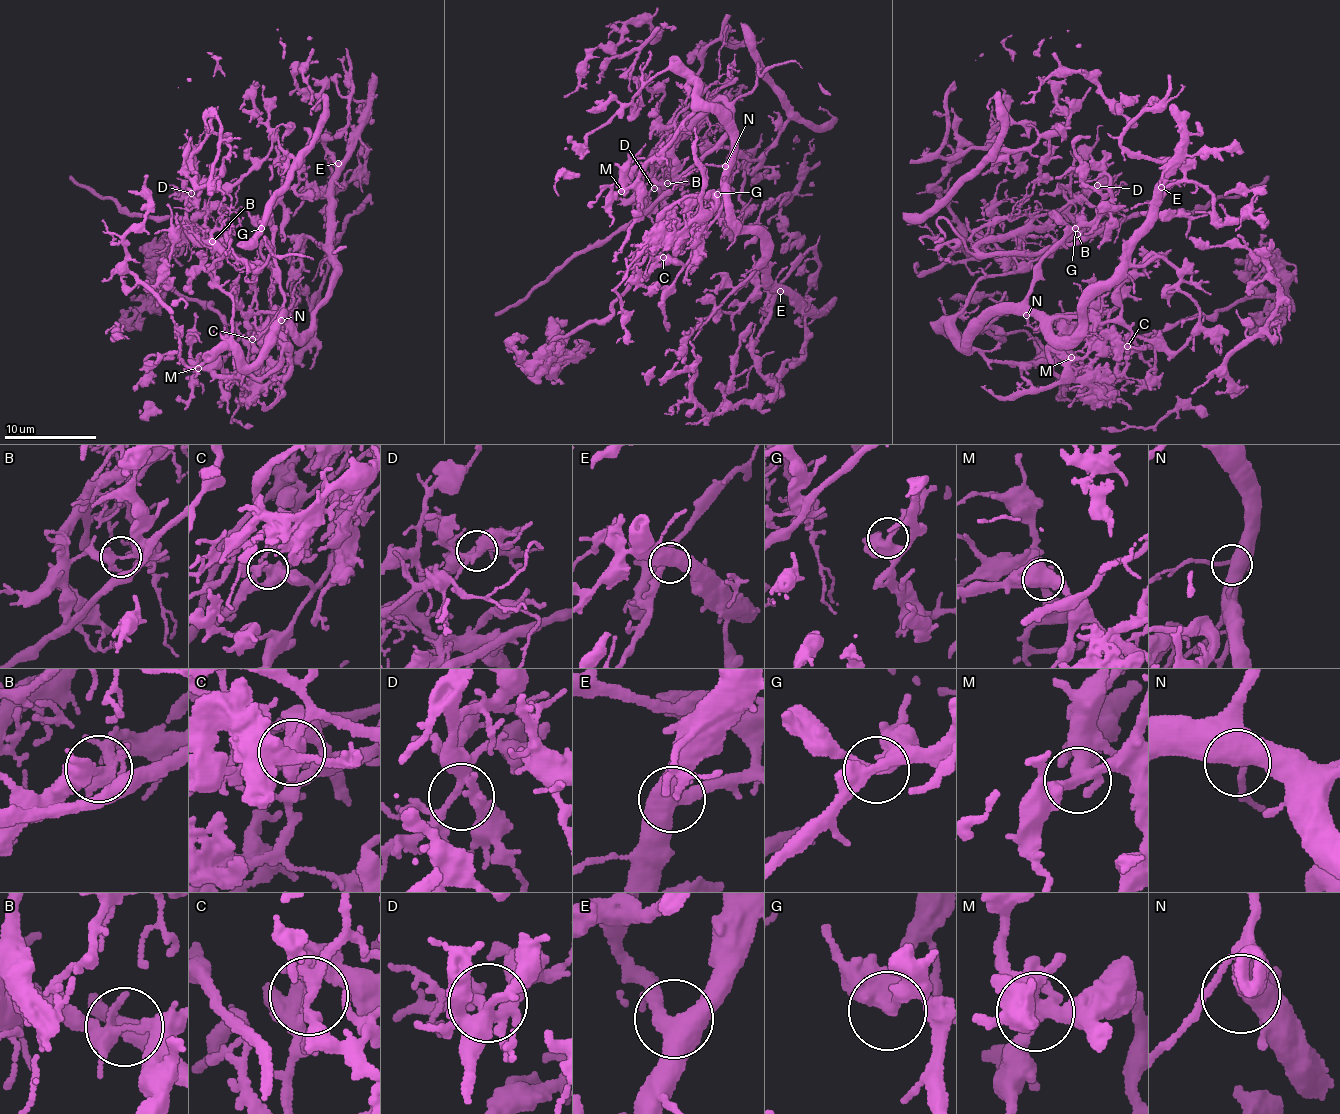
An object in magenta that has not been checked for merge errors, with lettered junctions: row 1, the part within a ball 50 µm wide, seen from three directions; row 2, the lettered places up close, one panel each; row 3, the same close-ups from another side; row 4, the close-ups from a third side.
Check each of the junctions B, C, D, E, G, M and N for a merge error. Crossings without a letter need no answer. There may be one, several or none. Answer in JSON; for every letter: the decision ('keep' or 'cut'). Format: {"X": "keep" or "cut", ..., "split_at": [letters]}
{"B": "cut", "C": "cut", "D": "keep", "E": "keep", "G": "keep", "M": "keep", "N": "keep", "split_at": ["B", "C"]}

